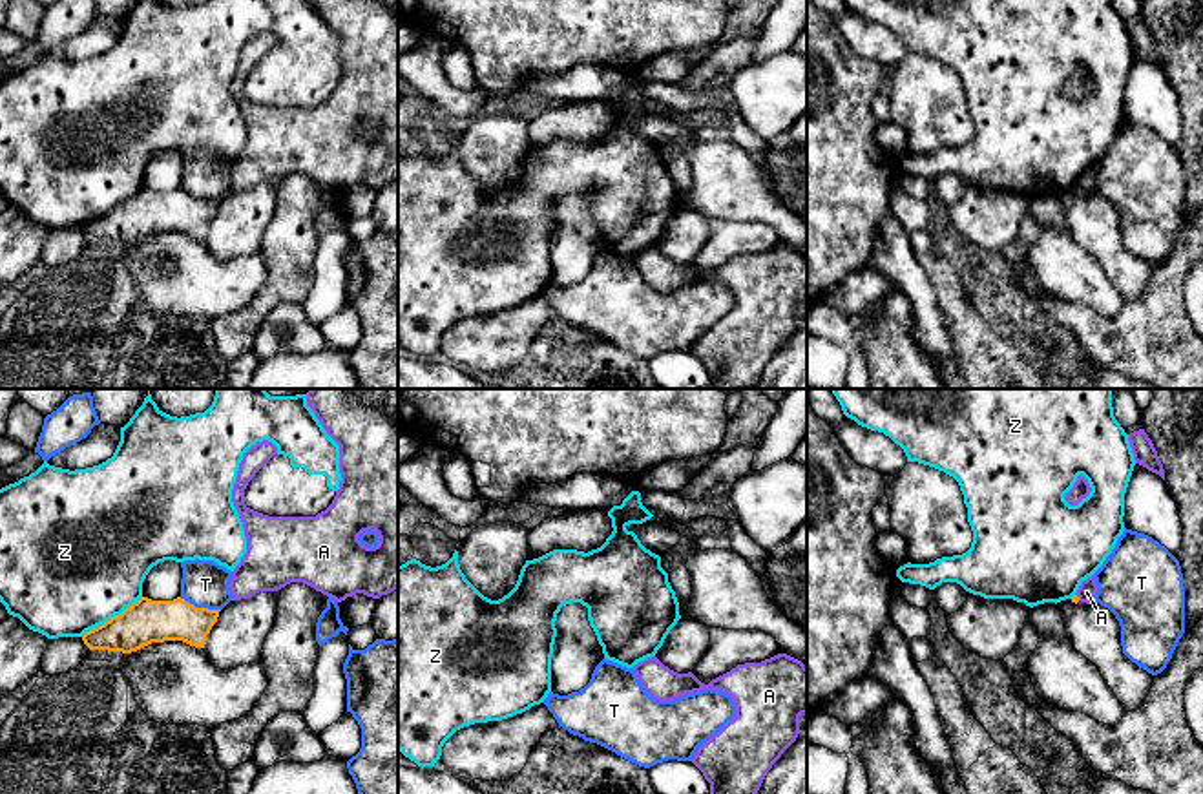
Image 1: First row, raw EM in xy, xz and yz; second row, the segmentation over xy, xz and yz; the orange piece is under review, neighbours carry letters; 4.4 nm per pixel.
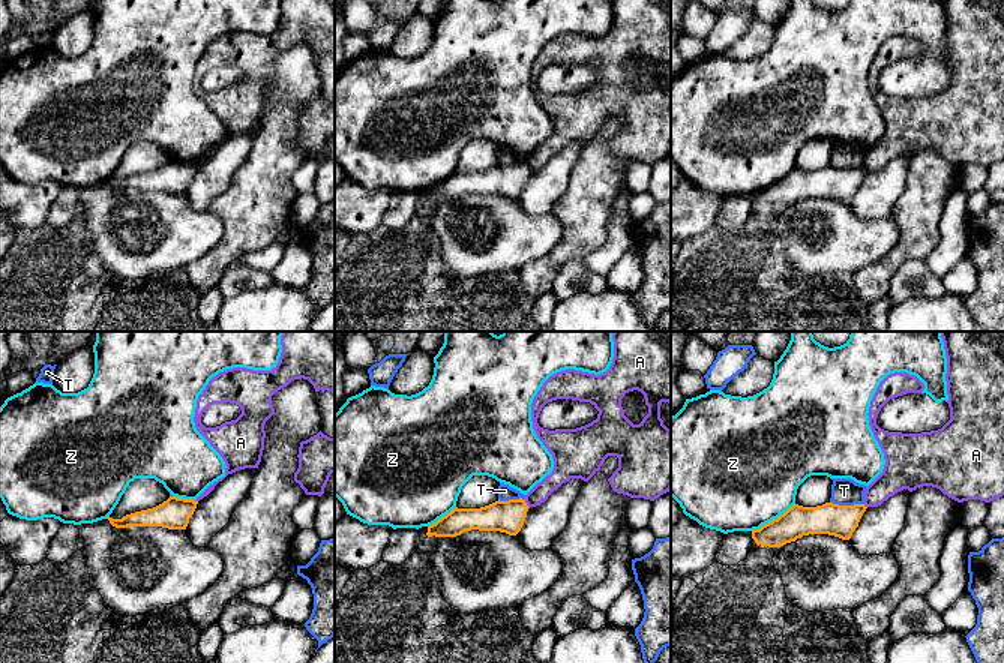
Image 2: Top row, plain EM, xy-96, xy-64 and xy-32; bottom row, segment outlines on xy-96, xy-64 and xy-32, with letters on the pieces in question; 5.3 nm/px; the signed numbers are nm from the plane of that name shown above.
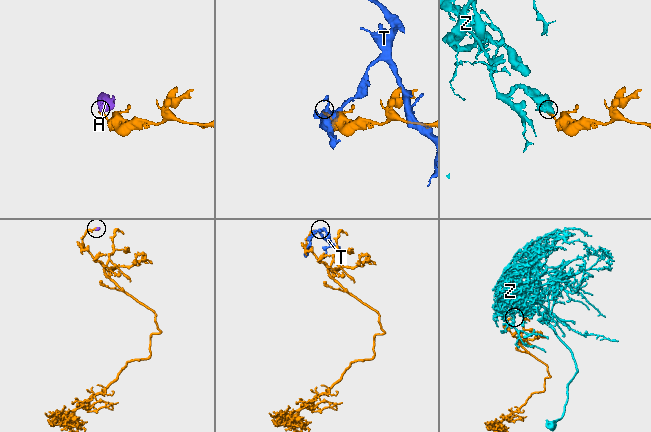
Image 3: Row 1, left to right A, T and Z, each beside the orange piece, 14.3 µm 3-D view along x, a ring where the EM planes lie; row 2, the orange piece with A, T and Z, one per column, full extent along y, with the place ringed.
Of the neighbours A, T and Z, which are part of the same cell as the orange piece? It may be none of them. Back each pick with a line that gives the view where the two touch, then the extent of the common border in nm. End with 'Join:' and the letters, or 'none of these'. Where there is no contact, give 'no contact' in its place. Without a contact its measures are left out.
Join: none of these

